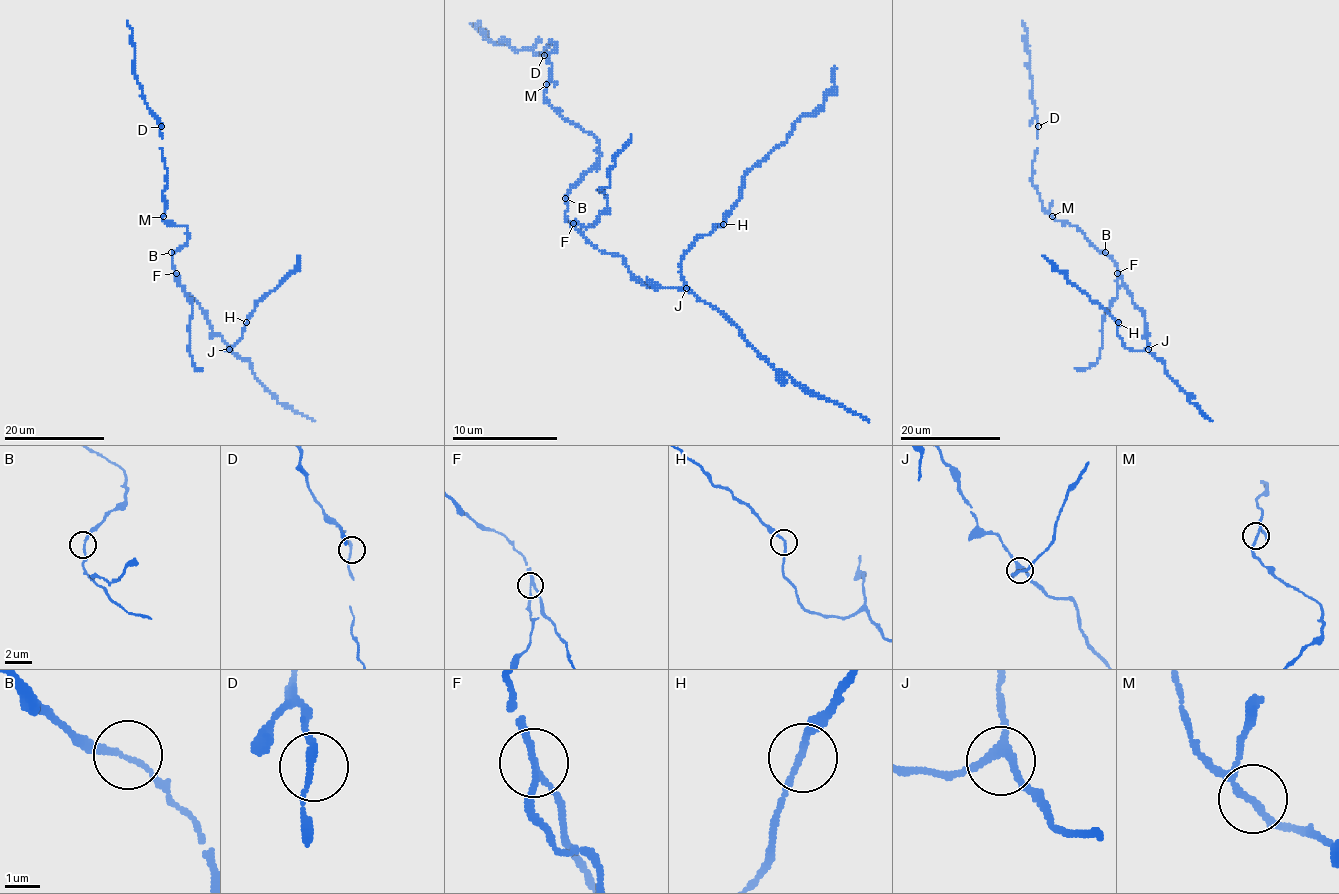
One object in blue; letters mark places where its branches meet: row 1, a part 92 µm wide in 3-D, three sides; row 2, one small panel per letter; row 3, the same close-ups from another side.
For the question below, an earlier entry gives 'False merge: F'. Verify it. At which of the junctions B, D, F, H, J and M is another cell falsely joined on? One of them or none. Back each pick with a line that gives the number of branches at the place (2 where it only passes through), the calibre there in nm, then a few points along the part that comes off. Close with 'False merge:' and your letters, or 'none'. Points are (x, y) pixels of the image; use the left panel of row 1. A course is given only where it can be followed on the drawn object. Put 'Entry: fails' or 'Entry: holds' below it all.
F: 3 | 160 nm | (175, 272), (175, 280), (185, 289), (191, 305), (188, 327), (189, 354), (195, 367), (203, 367)
False merge: F
Entry: holds

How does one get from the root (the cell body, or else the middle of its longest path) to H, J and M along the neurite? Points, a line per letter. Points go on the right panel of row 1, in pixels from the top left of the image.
H: (1104, 252), (1115, 262), (1123, 285), (1144, 316), (1148, 345), (1143, 350), (1128, 349), (1118, 334), (1118, 322)
J: (1104, 252), (1115, 262), (1123, 285), (1144, 316), (1148, 349)
M: (1104, 252), (1100, 252), (1077, 226), (1052, 216)

